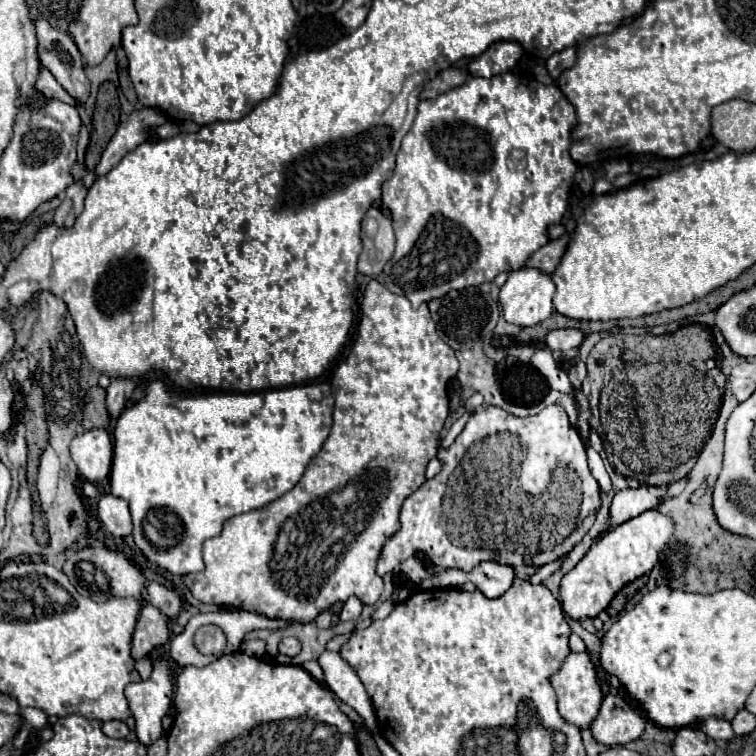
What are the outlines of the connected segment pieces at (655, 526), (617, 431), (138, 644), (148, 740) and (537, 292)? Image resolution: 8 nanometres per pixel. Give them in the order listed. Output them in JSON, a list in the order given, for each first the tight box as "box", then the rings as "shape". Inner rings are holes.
[{"box":[561,510,675,620],"shape":[[[647,510],[637,518],[631,518],[625,524],[617,526],[615,530],[607,532],[597,542],[593,542],[583,560],[561,580],[561,598],[565,614],[575,620],[581,620],[593,618],[601,610],[605,610],[613,596],[627,582],[633,582],[635,578],[651,572],[651,568],[659,560],[659,552],[673,536],[673,530],[675,524],[669,516],[661,514],[659,510]]]},{"box":[585,324,725,486],"shape":[[[701,324],[683,326],[663,336],[609,334],[591,350],[587,358],[589,374],[585,378],[585,394],[593,412],[591,426],[603,438],[607,458],[617,474],[639,484],[663,486],[691,472],[723,404],[725,376],[717,368],[705,368],[705,360],[713,356],[715,344],[711,330]],[[623,348],[635,350],[641,358],[639,362],[649,364],[623,364],[619,360]],[[685,366],[693,366],[689,378]],[[639,472],[645,476],[639,476]]]},{"box":[133,604,169,660],"shape":[[[145,604],[133,634],[133,658],[135,660],[145,658],[151,650],[163,646],[167,640],[169,640],[167,618],[161,614],[157,606]]]},{"box":[125,660,173,746],"shape":[[[165,660],[153,662],[153,674],[147,682],[129,684],[125,690],[131,712],[137,722],[137,740],[143,746],[153,744],[161,734],[161,720],[173,698],[173,672]]]},{"box":[501,268,555,326],"shape":[[[535,268],[513,270],[501,288],[503,316],[515,326],[535,326],[553,314],[555,284],[549,274]]]}]

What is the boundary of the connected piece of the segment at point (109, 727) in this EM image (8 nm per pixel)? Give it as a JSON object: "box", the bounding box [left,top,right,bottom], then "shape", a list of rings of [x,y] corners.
{"box":[103,720,129,738],"shape":[[[111,720],[111,722],[105,722],[103,724],[103,732],[109,736],[109,738],[125,738],[129,734],[129,728],[125,722],[119,722],[119,720]]]}

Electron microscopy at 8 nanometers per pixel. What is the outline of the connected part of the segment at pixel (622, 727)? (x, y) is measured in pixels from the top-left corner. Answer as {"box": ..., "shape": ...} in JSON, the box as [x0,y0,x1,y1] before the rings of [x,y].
{"box":[591,694,645,746],"shape":[[[609,694],[591,724],[591,734],[603,746],[623,746],[637,740],[645,724],[645,716],[631,700],[621,694]]]}

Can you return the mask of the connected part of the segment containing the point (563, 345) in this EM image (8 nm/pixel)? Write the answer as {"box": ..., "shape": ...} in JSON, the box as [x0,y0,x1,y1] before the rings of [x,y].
{"box":[545,328,585,352],"shape":[[[565,328],[565,330],[551,330],[545,338],[547,346],[551,350],[561,350],[561,352],[567,352],[567,350],[573,350],[573,348],[579,348],[583,342],[585,342],[585,334],[583,330],[579,328]]]}

